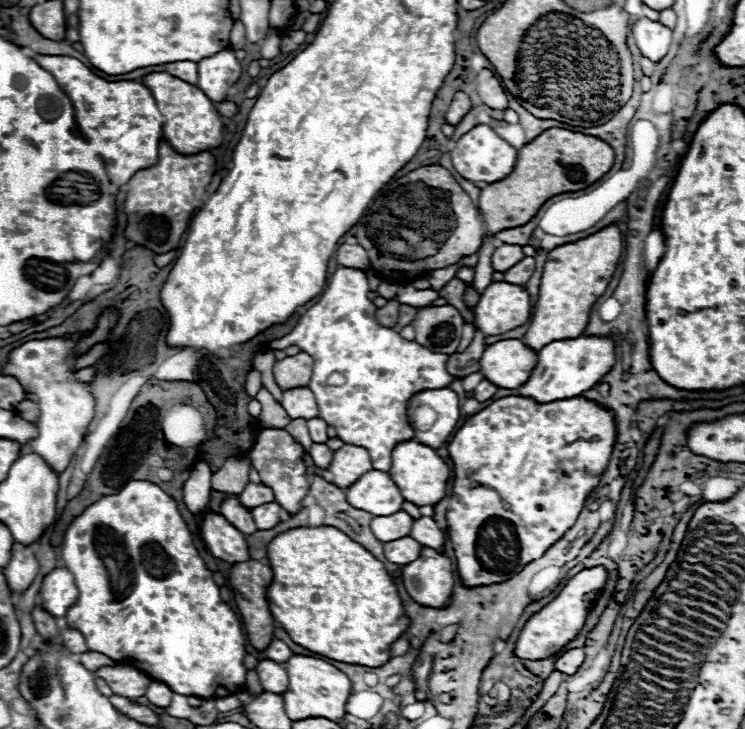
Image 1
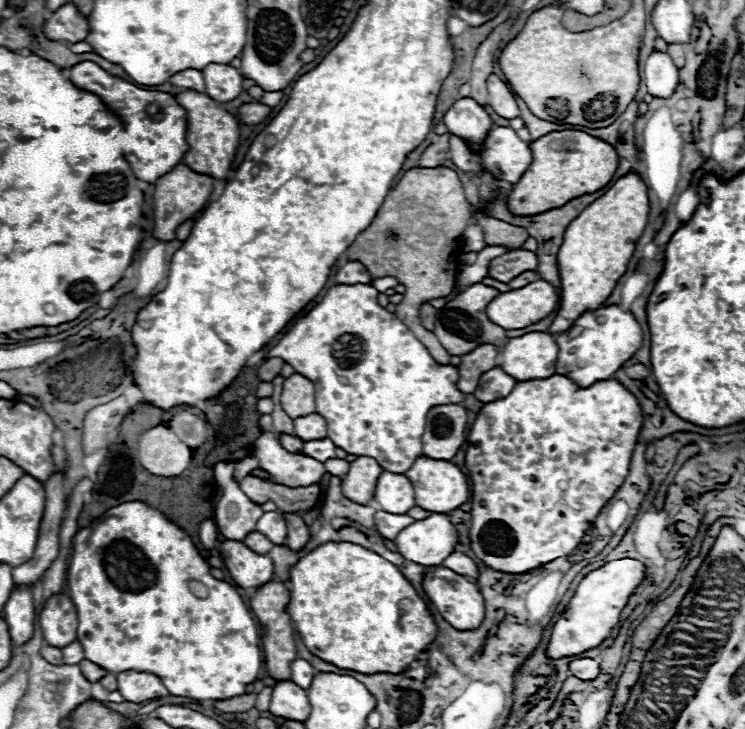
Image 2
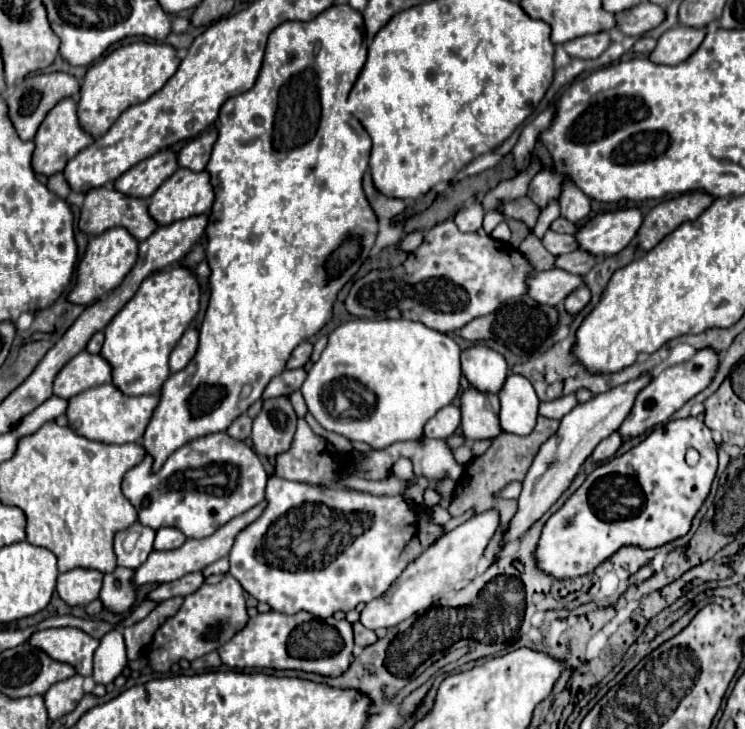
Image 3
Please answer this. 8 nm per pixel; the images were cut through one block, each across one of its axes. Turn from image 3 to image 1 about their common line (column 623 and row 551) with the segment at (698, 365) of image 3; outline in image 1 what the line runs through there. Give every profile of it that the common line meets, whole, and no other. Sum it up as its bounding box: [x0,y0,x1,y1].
[402,548,456,608]

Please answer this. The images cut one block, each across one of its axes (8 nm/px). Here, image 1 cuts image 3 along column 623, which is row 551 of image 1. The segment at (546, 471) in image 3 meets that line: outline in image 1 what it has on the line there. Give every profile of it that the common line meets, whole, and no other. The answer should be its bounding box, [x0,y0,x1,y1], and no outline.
[384,536,422,564]

